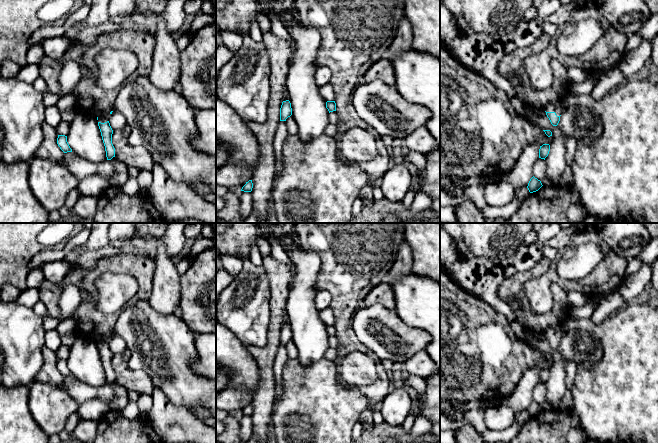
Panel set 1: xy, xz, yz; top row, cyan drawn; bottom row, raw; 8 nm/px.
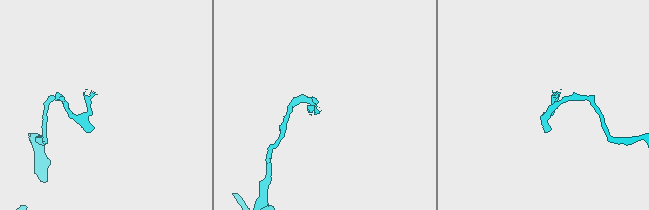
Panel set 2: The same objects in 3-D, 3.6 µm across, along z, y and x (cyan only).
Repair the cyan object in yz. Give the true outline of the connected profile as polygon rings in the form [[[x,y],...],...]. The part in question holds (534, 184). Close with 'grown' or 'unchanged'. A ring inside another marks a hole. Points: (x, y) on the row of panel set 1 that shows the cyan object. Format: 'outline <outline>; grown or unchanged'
outline [[[533,176],[529,181],[527,188],[530,193],[533,193],[533,192],[538,191],[542,186],[543,185],[541,181]]]; unchanged

